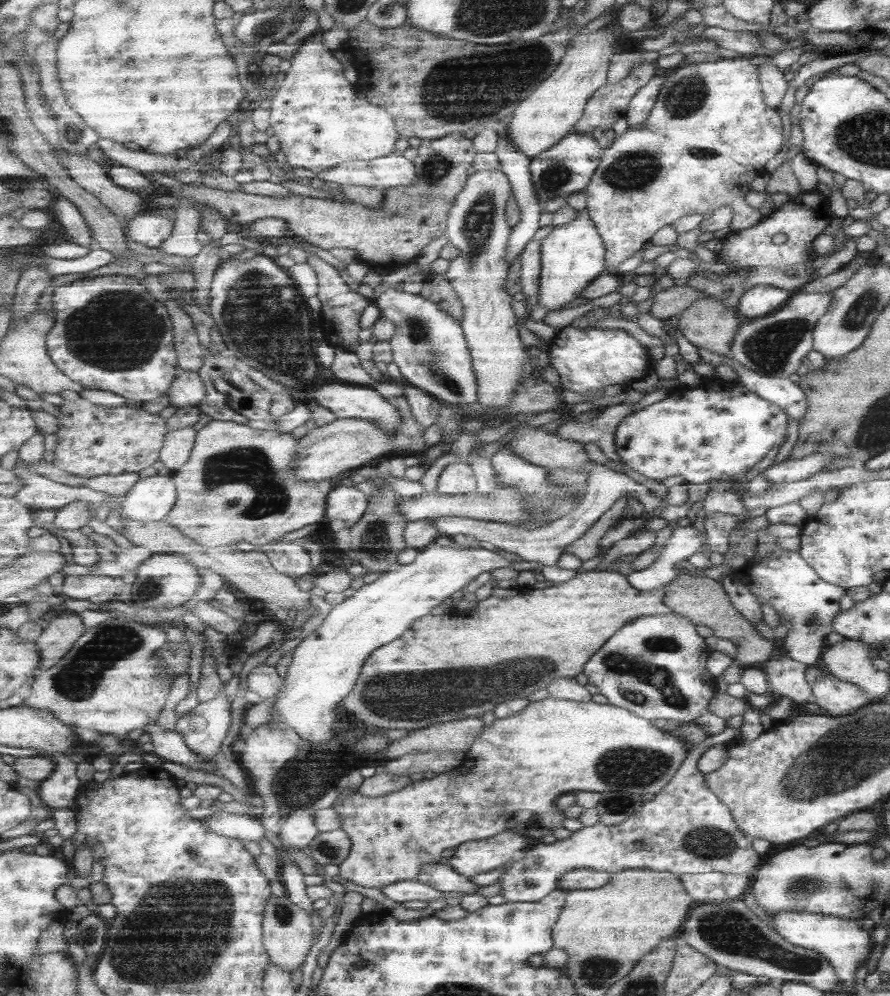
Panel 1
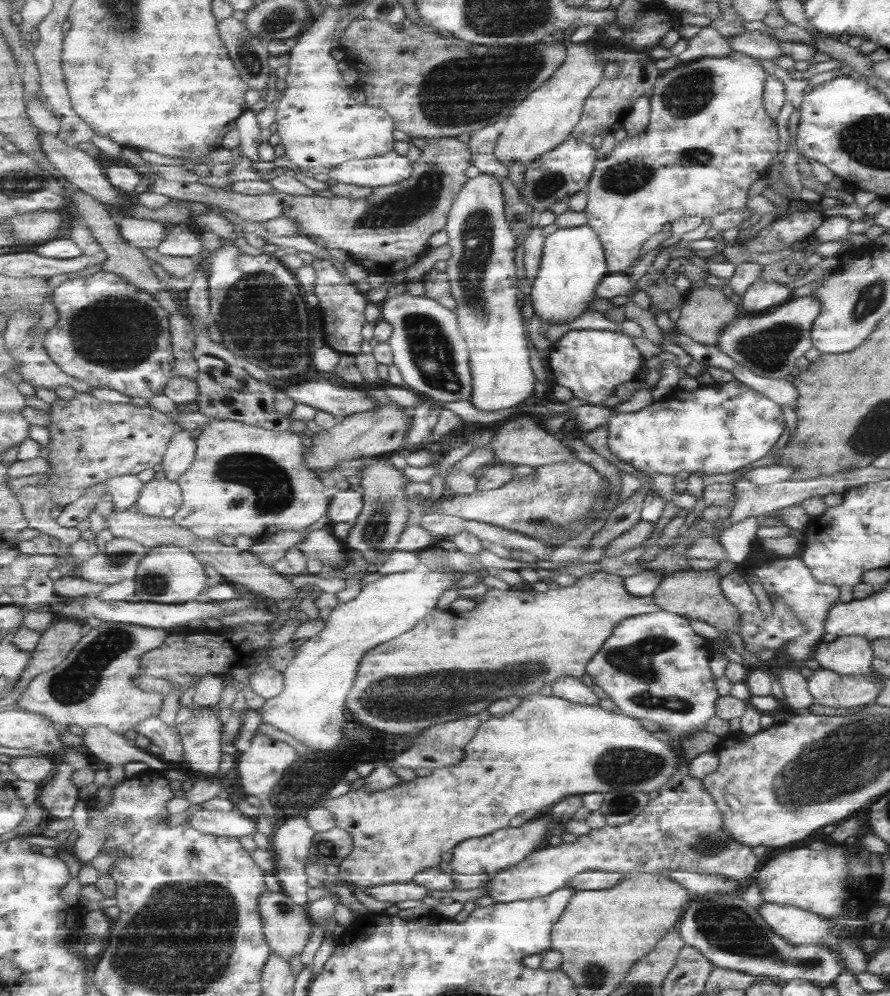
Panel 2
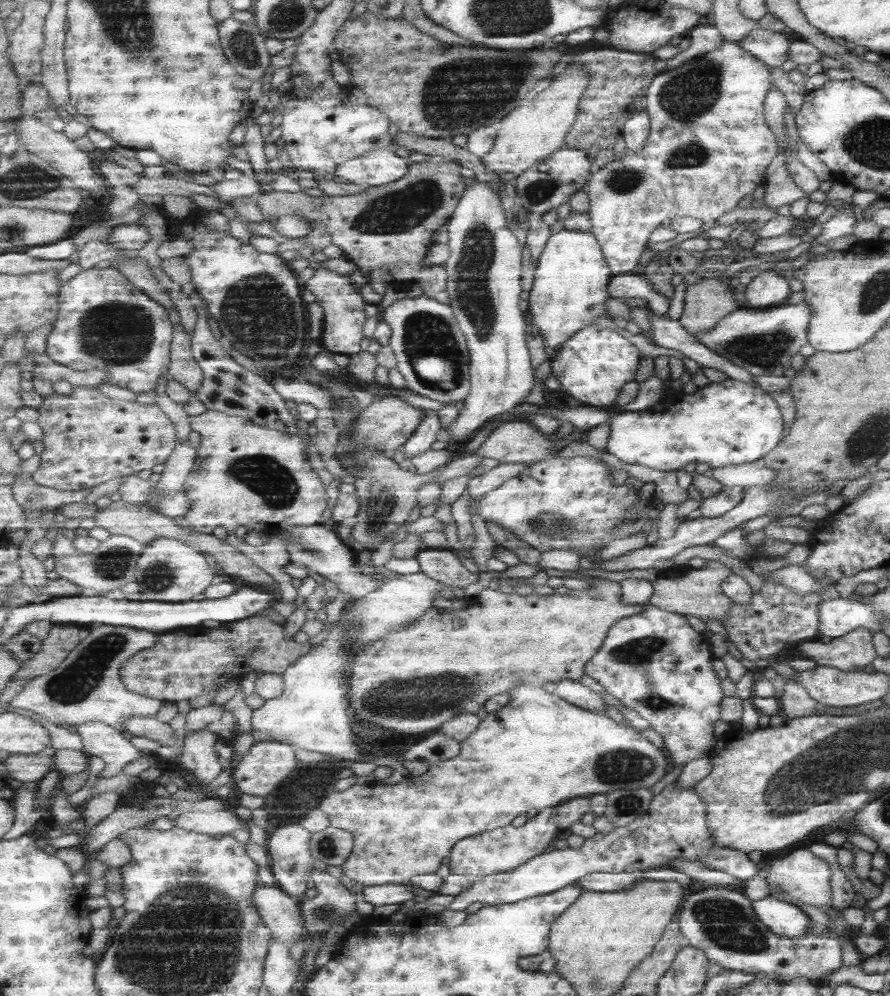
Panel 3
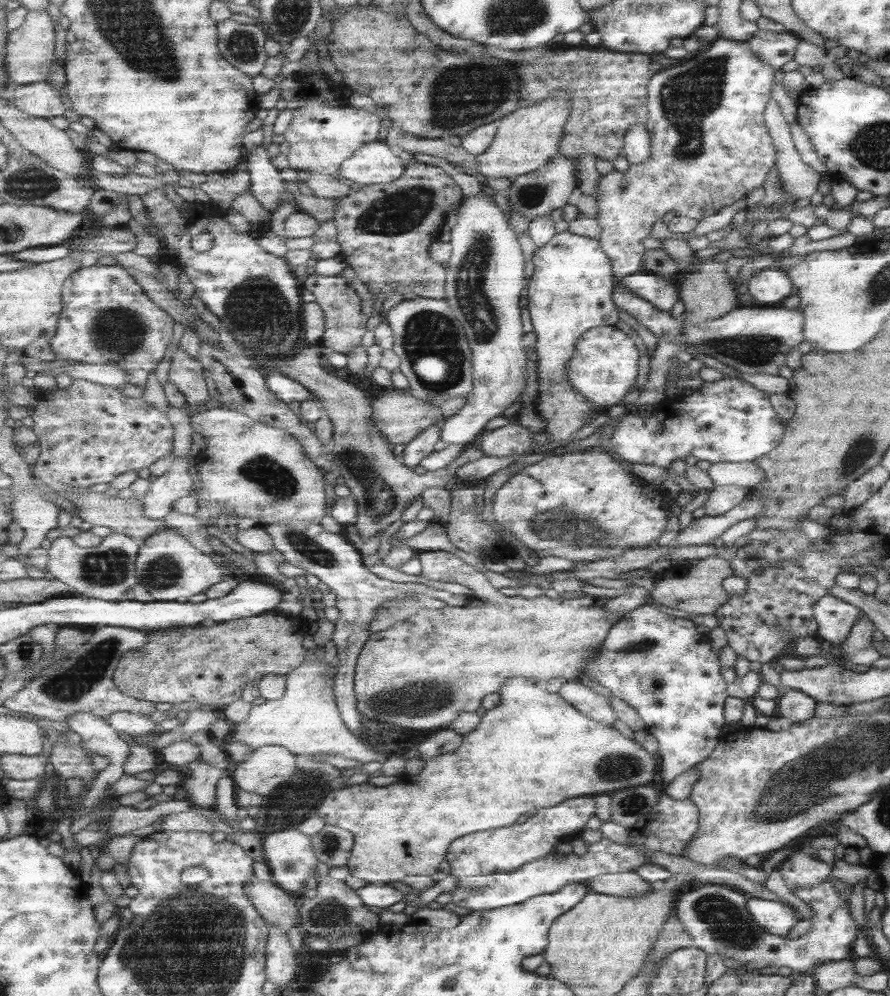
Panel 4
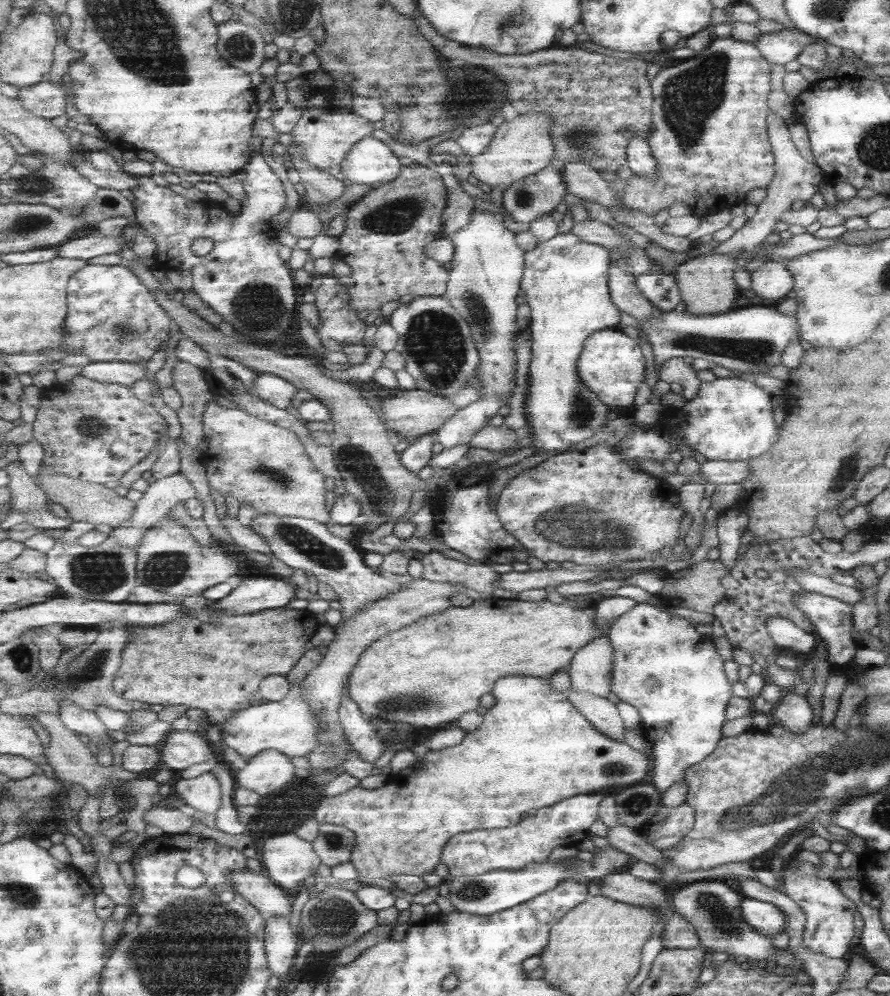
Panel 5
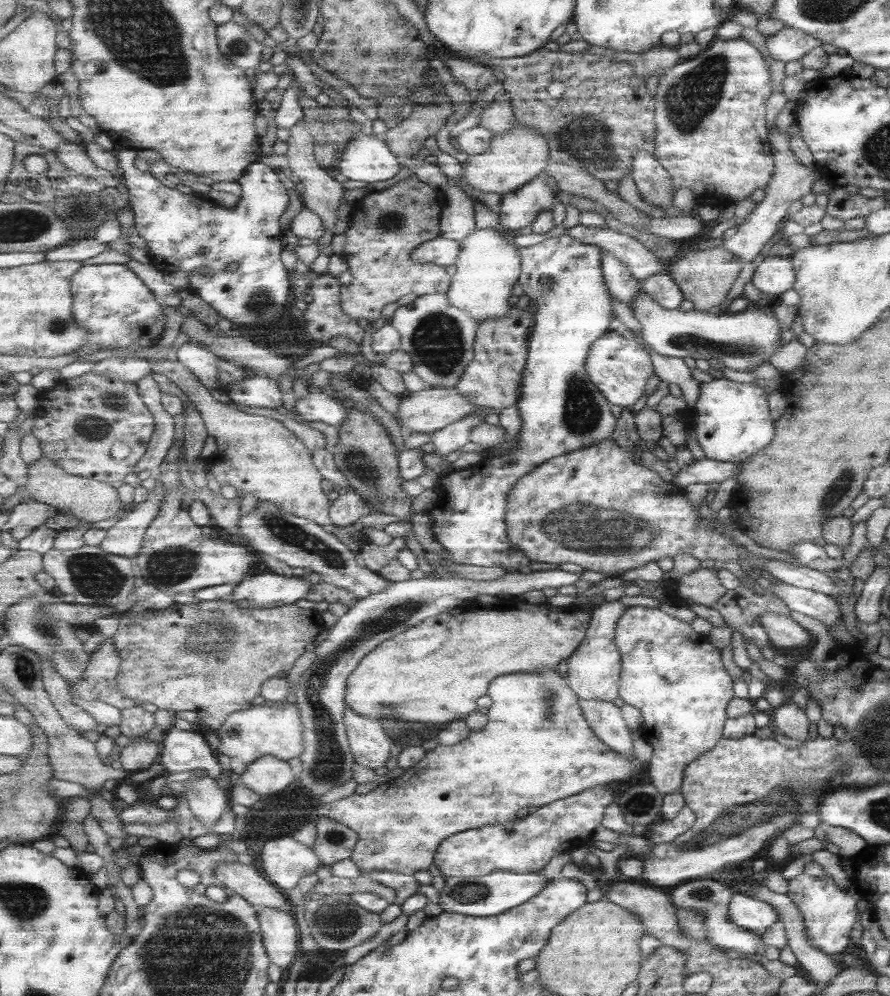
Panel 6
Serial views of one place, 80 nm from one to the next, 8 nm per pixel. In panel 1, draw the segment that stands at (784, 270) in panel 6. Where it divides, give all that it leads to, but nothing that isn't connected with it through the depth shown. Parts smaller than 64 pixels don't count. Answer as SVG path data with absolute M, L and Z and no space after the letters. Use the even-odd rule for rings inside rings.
M758 283L743 291L734 307L741 321L764 317L781 307L792 292Z

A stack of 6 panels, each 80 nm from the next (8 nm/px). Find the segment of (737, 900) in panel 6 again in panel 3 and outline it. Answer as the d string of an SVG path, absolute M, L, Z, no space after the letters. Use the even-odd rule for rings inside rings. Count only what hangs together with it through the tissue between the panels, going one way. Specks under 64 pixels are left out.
M773 896L751 901L757 921L773 934L783 938L801 938L809 924L809 917L791 903Z

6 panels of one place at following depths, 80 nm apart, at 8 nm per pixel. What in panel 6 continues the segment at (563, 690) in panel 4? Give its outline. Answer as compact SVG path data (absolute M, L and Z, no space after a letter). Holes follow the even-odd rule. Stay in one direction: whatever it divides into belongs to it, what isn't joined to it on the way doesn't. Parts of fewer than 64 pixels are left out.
M580 699L584 717L593 732L614 751L634 759L633 733L624 719L621 707L612 702Z

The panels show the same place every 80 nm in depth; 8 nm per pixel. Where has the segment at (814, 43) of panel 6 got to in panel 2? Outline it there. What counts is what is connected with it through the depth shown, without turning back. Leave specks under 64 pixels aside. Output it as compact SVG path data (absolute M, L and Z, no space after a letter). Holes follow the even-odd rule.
M741 31L727 39L731 51L739 52L755 60L775 63L780 56L783 56L783 52L779 49L779 40L768 34Z

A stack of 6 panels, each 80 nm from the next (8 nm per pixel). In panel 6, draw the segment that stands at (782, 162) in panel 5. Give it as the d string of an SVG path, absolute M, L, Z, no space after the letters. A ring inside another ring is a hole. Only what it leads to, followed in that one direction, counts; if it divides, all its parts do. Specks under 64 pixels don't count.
M776 129L773 132L769 132L767 142L770 144L774 167L769 183L762 189L765 196L763 196L761 202L755 205L753 211L747 214L745 220L738 224L737 230L733 235L718 241L727 252L730 252L739 260L740 266L747 264L747 262L752 262L753 258L759 254L759 250L765 246L765 242L773 234L779 234L778 225L784 221L789 205L811 193L813 182L819 178L815 166L805 166L795 160L789 148L788 139L788 136L784 136Z

